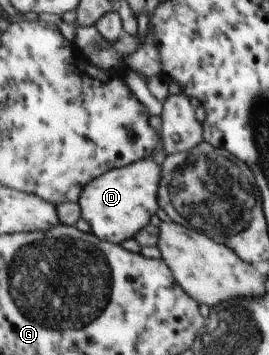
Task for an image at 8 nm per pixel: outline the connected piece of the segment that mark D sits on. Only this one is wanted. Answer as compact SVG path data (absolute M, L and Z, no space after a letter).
M151 155L133 165L110 170L83 189L79 200L83 219L100 239L120 245L125 240L135 239L138 232L149 227L149 218L159 208L157 192L162 176L161 162L154 158Z

